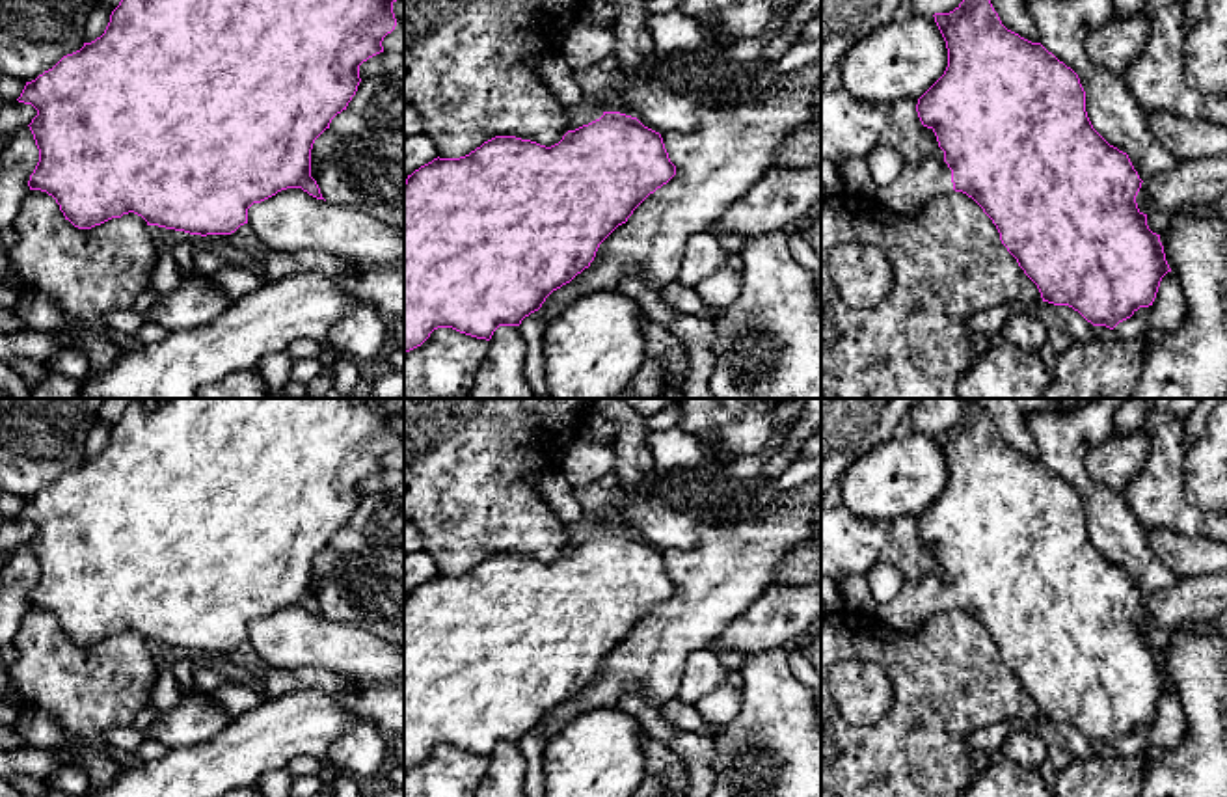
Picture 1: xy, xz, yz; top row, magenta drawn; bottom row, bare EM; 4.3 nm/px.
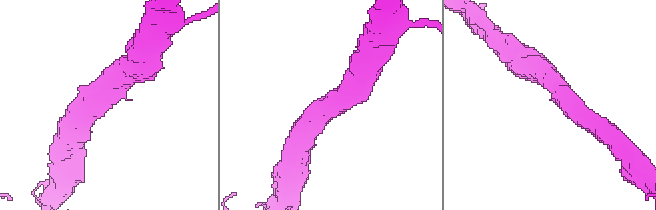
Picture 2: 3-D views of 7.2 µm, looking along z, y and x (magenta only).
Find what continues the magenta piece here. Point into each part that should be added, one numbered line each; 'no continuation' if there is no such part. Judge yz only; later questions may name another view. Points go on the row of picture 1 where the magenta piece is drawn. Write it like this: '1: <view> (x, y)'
1: yz (916, 185)

